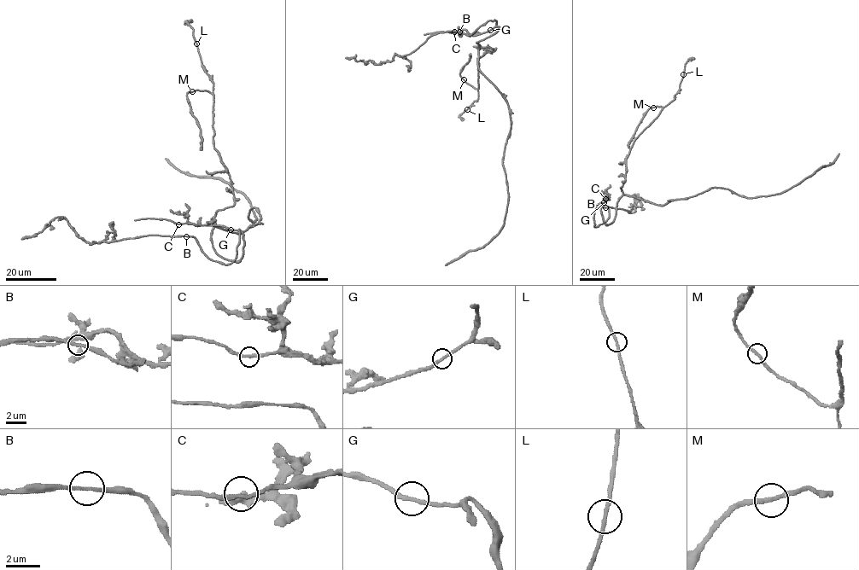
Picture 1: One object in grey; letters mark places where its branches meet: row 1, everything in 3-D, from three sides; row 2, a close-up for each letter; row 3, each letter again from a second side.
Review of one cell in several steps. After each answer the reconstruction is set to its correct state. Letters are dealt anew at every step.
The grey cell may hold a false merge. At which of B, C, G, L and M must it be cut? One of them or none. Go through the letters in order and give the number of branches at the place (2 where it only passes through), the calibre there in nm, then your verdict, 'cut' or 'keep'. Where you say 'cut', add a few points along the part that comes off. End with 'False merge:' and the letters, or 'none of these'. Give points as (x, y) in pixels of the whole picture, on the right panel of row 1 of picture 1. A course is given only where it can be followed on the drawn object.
B: 2 branches meet; 200 nm thick; keep
C: 2 branches meet; 220 nm thick; keep
G: 2 branches meet; 220 nm thick; keep
L: 2 branches meet; 190 nm thick; keep
M: 2 branches meet; 200 nm thick; keep
False merge: none of these

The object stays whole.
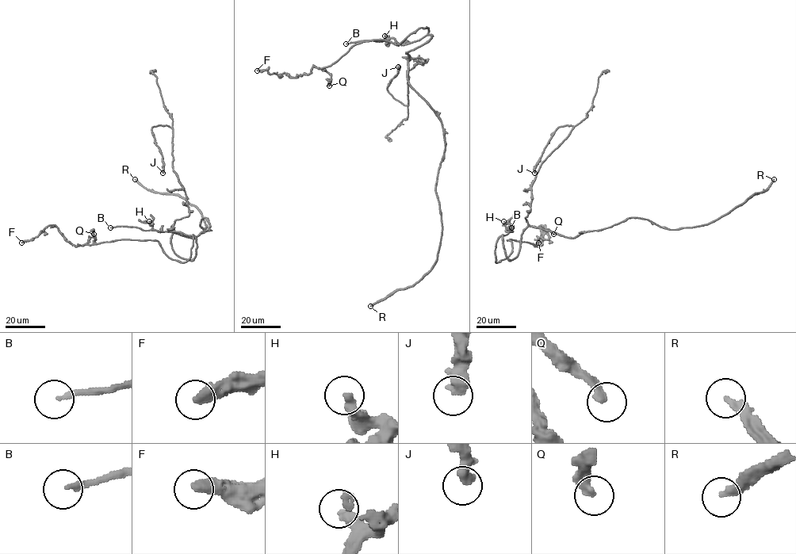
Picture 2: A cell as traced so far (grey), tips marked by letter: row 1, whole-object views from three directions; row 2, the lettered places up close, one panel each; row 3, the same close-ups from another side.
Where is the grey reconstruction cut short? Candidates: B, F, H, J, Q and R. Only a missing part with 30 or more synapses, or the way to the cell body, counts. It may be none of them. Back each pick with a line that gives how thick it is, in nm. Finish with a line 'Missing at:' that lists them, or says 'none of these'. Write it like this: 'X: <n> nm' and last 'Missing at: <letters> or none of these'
B: 200 nm
R: 260 nm
Missing at: B, R

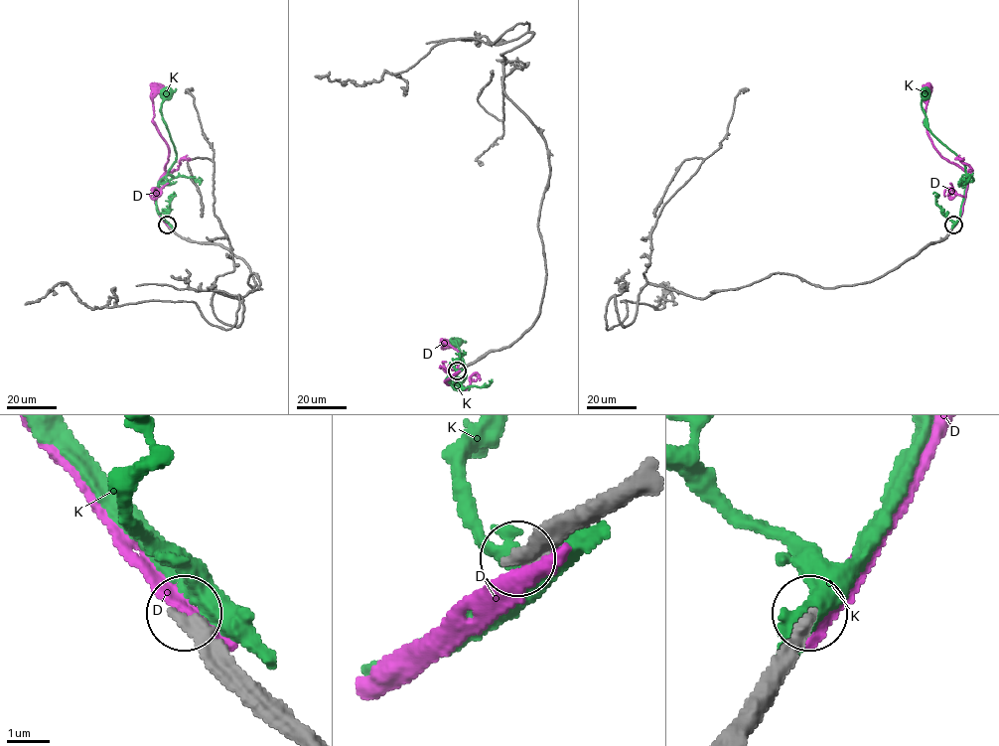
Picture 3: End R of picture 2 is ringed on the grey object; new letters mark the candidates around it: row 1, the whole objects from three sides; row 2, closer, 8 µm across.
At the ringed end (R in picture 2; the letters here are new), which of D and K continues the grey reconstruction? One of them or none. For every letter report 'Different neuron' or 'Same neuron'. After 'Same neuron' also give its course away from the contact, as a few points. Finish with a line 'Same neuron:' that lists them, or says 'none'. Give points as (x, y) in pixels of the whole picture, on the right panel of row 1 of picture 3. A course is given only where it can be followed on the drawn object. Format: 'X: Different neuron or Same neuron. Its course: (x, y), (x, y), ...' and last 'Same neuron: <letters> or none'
D: Different neuron
K: Different neuron
Same neuron: none

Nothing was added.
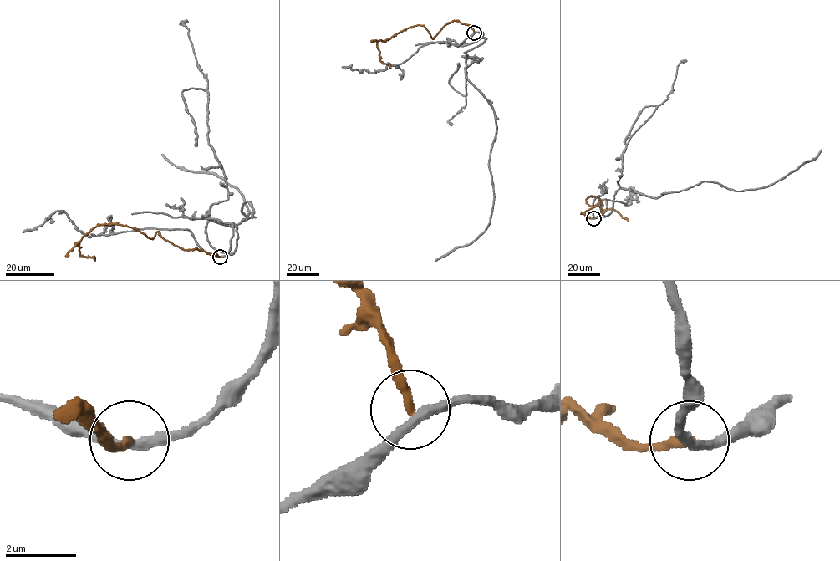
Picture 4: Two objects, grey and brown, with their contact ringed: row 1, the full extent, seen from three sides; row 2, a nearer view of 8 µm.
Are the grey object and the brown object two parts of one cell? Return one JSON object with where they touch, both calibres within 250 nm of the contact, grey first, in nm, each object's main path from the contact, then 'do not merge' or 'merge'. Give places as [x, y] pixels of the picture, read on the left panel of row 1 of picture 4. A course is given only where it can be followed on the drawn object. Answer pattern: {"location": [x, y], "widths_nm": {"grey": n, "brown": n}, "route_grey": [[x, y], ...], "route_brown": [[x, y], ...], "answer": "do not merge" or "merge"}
{"location": [220, 257], "widths_nm": {"grey": 260, "brown": 260}, "route_grey": [[220, 257], [236, 226], [236, 249], [217, 251], [208, 212], [235, 226], [252, 206], [161, 154]], "route_brown": [[220, 257], [181, 249], [159, 232], [148, 237], [105, 224], [74, 245], [94, 261]], "answer": "do not merge"}

